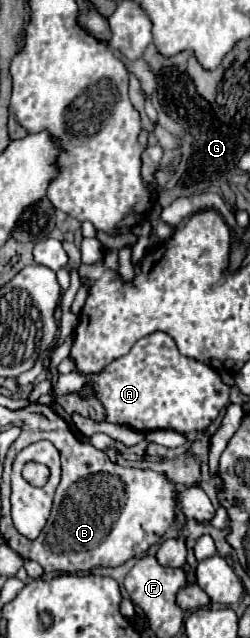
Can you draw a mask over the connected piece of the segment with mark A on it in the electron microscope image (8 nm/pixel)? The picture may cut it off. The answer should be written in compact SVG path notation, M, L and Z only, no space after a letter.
M163 332L141 338L129 354L113 360L97 374L71 372L59 376L55 392L77 392L85 384L93 386L95 398L105 408L107 422L125 424L137 432L203 432L229 406L229 388L221 382L221 376L209 364L179 354L173 338Z

